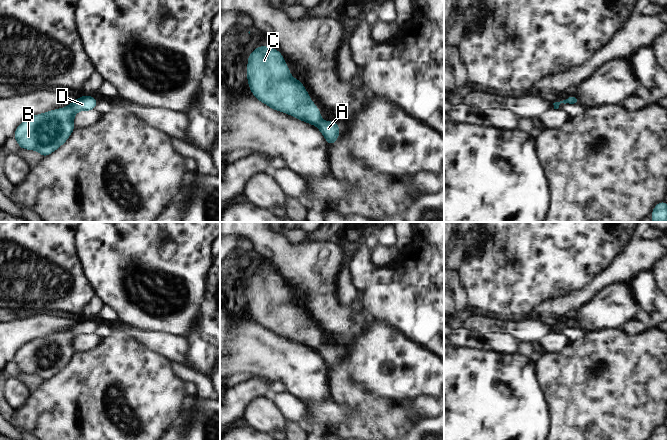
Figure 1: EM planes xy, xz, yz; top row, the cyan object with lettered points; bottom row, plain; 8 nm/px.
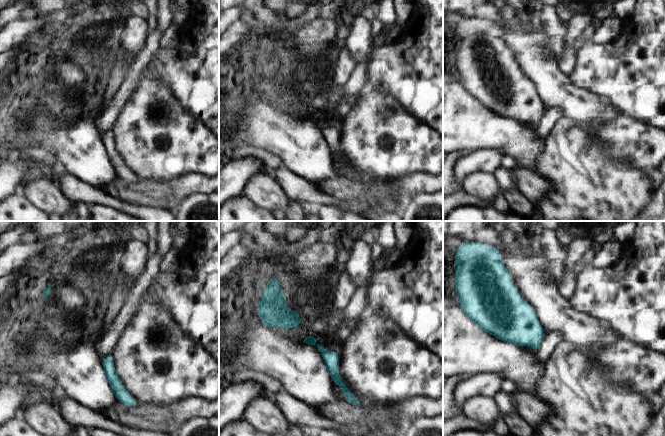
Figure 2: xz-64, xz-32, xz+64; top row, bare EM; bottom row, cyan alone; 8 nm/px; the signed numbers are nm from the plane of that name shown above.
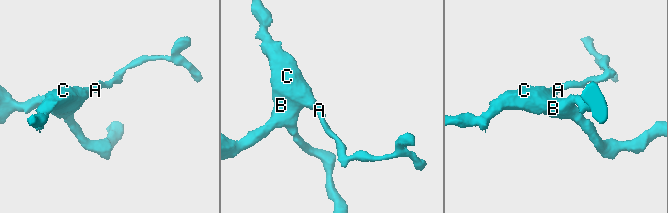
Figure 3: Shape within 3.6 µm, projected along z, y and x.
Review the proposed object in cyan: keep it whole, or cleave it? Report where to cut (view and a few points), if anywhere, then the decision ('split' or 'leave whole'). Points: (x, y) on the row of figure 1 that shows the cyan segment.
cut none; leave whole

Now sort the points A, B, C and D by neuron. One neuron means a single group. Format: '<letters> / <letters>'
A B C D

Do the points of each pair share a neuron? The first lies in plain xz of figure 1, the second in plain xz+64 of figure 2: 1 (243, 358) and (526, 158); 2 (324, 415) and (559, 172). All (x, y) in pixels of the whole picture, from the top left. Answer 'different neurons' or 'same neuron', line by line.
1: same neuron
2: different neurons

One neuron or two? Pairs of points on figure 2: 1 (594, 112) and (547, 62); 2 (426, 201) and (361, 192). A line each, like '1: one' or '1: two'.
1: one
2: two

